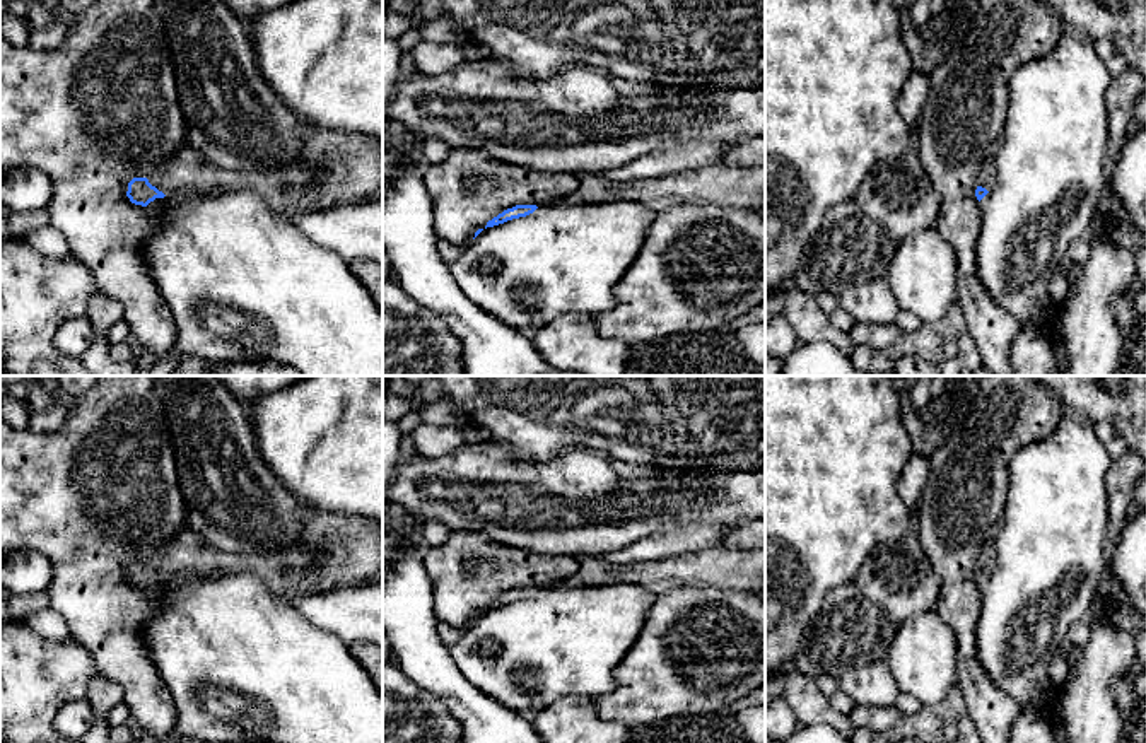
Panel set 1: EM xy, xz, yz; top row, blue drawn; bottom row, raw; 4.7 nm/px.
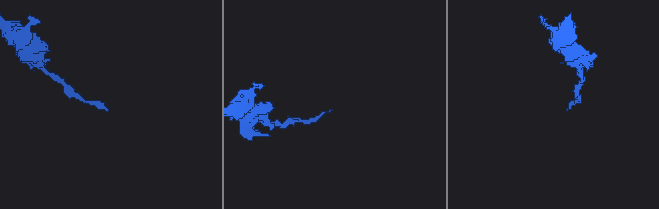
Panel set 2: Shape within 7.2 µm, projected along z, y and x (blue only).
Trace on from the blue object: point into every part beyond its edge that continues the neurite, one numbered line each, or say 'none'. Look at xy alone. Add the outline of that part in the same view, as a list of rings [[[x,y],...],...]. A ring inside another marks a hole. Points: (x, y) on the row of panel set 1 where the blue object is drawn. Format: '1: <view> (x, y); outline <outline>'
1: xy (187, 173); outline [[[188,143],[172,155],[162,171],[147,178],[164,195],[210,195],[225,191],[254,191],[277,210],[292,214],[289,188],[311,191],[323,181],[323,171],[295,164],[261,173],[243,173],[220,167]]]

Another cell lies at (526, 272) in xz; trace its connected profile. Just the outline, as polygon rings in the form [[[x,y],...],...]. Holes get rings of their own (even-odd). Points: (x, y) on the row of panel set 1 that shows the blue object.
[[[635,202],[538,207],[533,214],[483,229],[449,265],[465,295],[509,328],[533,333],[562,314],[601,316],[617,306],[615,285],[637,258],[654,212]]]

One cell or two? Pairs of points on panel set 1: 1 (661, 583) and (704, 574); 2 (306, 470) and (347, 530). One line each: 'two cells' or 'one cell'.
1: one cell
2: two cells

